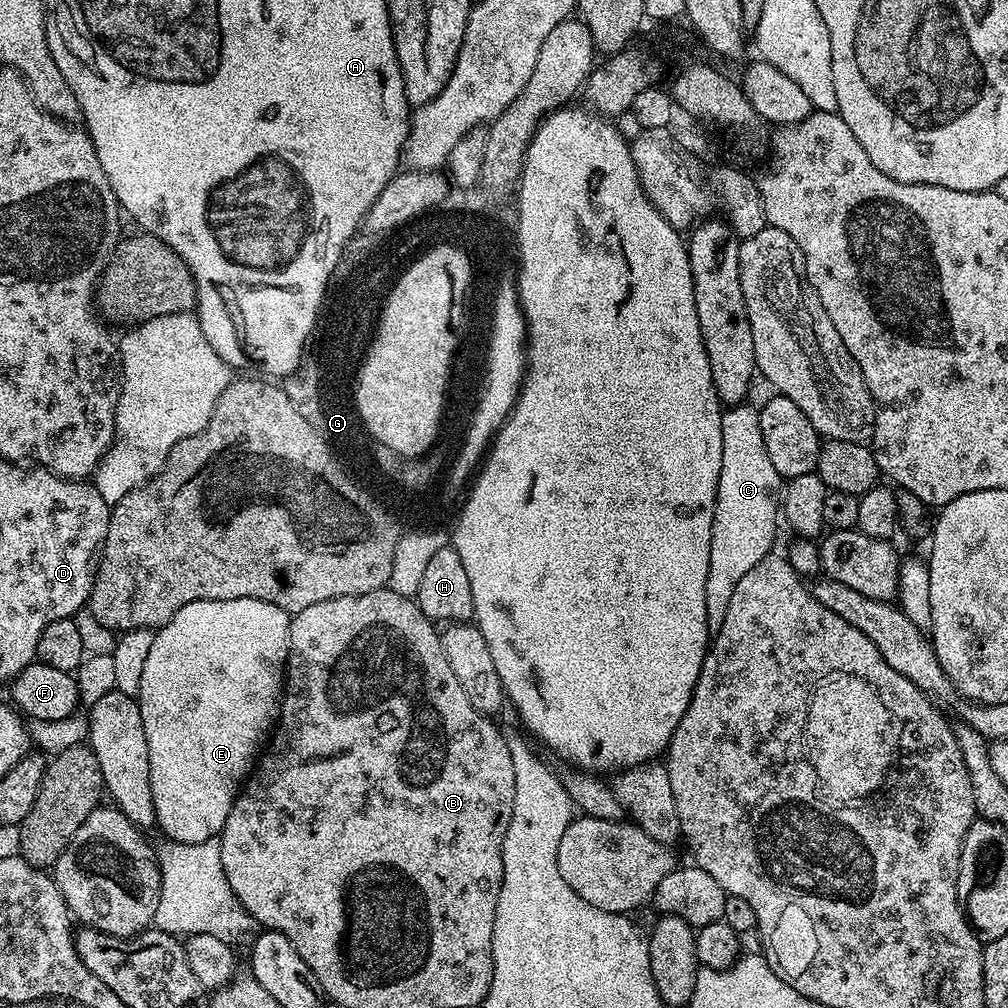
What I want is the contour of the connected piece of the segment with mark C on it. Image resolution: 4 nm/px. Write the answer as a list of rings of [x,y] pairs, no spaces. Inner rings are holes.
[[[751,403],[733,404],[724,412],[722,418],[722,474],[718,478],[718,494],[716,495],[716,505],[714,506],[714,526],[712,527],[712,537],[710,538],[710,570],[706,574],[706,618],[708,619],[709,633],[715,632],[722,626],[722,618],[726,618],[726,606],[730,606],[730,598],[734,595],[734,590],[738,582],[747,574],[753,566],[758,566],[762,558],[766,558],[773,551],[772,543],[776,540],[776,516],[778,520],[778,501],[782,496],[782,477],[778,470],[774,470],[774,465],[770,462],[770,454],[766,454],[766,446],[762,442],[762,426],[760,425],[760,414],[755,407],[751,408]]]

